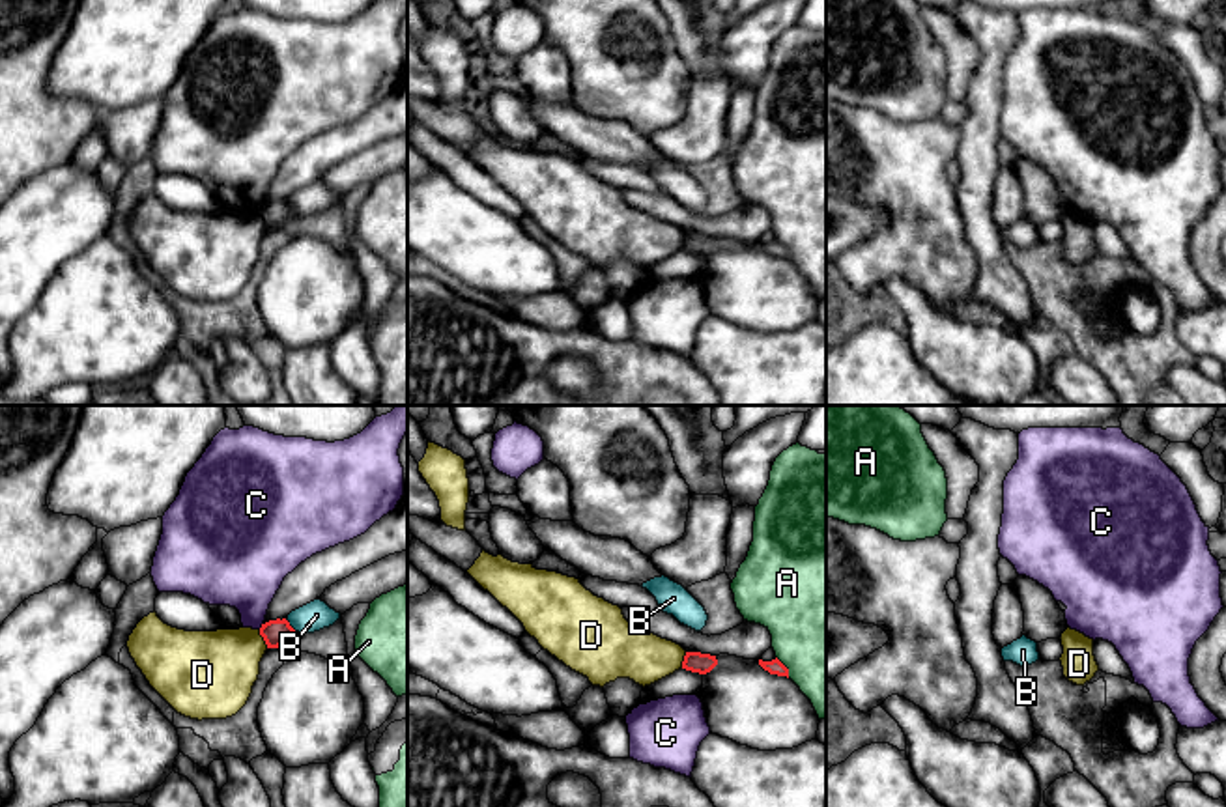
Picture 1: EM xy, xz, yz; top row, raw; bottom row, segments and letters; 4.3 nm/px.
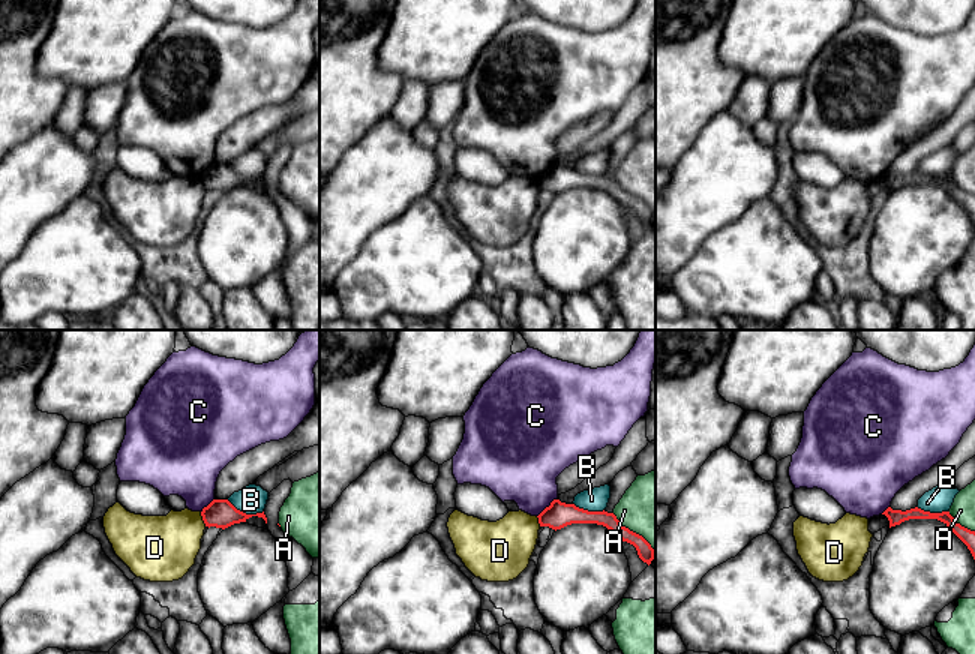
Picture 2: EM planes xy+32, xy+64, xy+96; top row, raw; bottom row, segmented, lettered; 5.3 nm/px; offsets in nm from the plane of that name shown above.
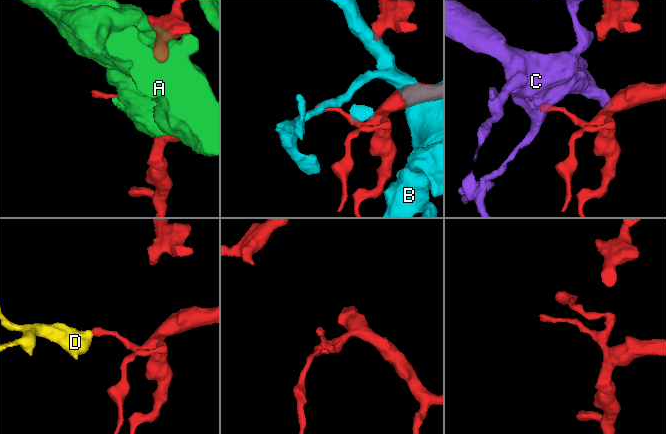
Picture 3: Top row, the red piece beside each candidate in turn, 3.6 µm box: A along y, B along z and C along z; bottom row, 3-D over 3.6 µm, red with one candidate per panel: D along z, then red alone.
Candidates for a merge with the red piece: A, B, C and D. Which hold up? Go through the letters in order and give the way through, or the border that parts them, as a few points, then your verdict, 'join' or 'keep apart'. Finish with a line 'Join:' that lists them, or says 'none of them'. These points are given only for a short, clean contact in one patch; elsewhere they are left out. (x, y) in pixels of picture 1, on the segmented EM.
A: keep apart
B: keep apart
C: keep apart
D: border along xy (258, 630), (268, 647); keep apart
Join: none of them

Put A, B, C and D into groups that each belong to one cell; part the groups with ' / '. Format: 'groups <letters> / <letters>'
groups A / B / C / D

